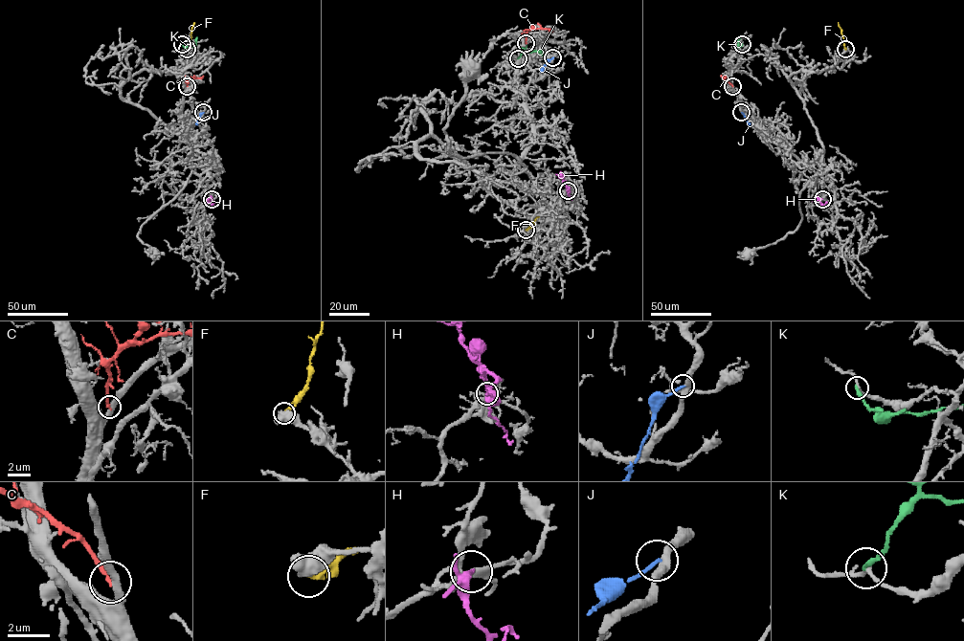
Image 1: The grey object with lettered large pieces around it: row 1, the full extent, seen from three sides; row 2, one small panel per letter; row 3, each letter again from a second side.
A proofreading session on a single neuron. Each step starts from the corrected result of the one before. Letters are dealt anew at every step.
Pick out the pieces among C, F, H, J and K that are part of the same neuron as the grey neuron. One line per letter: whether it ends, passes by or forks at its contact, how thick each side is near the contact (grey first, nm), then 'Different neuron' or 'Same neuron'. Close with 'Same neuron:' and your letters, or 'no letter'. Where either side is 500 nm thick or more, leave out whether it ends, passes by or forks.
C: It ends there. Thickness 340 nm (grey) against 180 nm. Different neuron
F: Thickness 550 nm (grey) against 220 nm. Different neuron
H: It ends there. Thickness 280 nm (grey) against 200 nm. Same neuron
J: It ends there. Thickness 360 nm (grey) against 180 nm. Different neuron
K: It ends there. Thickness 200 nm (grey) against 240 nm. Different neuron
Same neuron: H

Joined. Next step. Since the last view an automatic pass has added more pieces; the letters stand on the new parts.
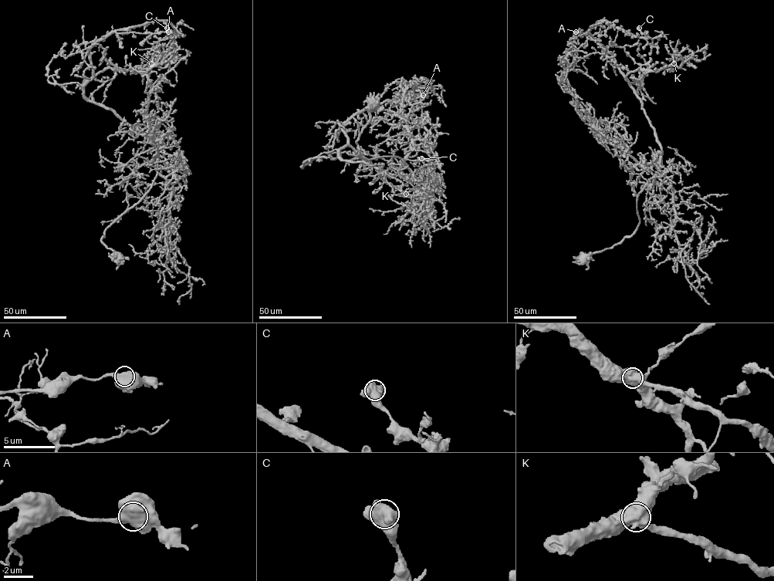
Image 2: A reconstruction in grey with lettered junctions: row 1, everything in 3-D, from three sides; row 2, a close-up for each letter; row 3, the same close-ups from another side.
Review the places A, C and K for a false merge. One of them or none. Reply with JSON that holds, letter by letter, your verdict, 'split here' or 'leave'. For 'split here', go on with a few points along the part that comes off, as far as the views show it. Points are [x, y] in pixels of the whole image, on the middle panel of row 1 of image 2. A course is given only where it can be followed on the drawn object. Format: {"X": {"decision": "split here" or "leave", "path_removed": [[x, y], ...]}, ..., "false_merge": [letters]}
{"A": {"decision": "leave"}, "C": {"decision": "leave"}, "K": {"decision": "leave"}, "false_merge": []}

